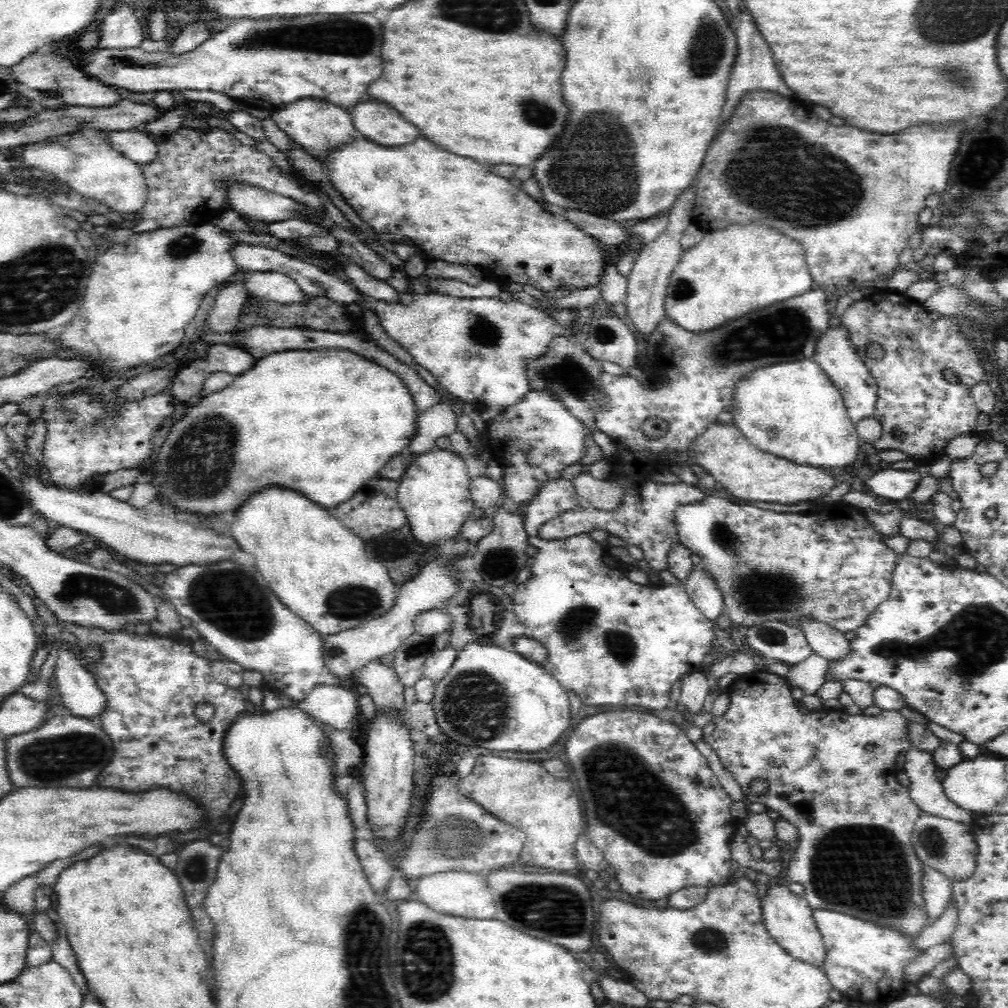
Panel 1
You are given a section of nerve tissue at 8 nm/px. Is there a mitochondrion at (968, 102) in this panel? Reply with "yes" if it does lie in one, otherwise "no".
no

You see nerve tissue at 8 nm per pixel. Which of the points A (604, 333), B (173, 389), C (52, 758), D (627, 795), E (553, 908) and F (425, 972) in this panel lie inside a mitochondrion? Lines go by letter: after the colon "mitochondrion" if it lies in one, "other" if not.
A: mitochondrion
B: other
C: mitochondrion
D: mitochondrion
E: mitochondrion
F: mitochondrion

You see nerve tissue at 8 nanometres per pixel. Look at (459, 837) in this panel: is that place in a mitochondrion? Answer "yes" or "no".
yes

